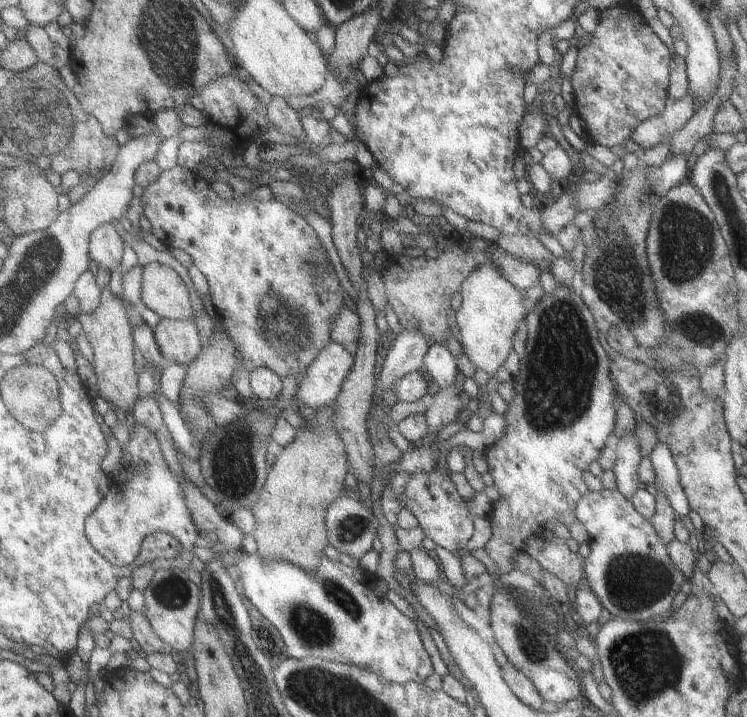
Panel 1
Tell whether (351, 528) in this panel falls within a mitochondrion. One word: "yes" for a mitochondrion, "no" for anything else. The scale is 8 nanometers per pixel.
yes

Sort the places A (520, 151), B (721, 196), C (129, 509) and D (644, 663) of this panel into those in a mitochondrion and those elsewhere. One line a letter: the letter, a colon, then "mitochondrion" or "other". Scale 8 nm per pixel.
A: other
B: mitochondrion
C: other
D: mitochondrion

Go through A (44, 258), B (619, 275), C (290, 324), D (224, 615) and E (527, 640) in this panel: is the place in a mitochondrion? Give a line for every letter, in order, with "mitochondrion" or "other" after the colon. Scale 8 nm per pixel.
A: mitochondrion
B: mitochondrion
C: mitochondrion
D: mitochondrion
E: mitochondrion

